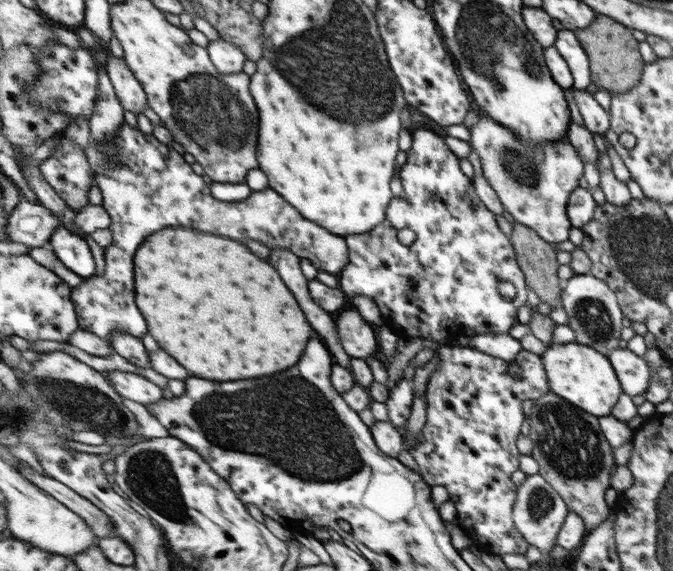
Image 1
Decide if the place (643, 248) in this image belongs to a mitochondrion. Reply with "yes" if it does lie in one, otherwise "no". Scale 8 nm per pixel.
yes

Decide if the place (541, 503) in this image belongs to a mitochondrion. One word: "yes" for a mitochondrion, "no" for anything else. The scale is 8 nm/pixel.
yes

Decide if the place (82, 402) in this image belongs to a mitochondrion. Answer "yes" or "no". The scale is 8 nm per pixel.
yes

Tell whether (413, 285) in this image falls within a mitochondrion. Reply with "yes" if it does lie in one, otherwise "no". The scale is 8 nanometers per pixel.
no

